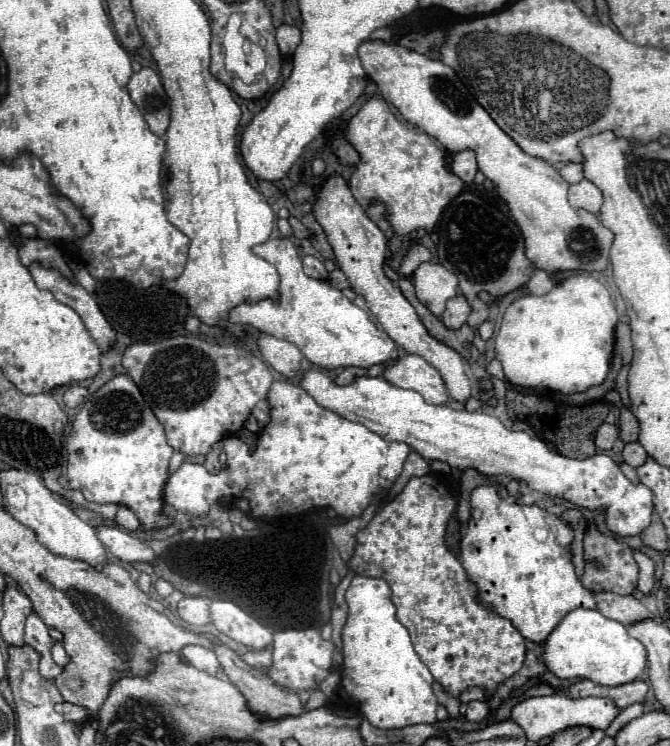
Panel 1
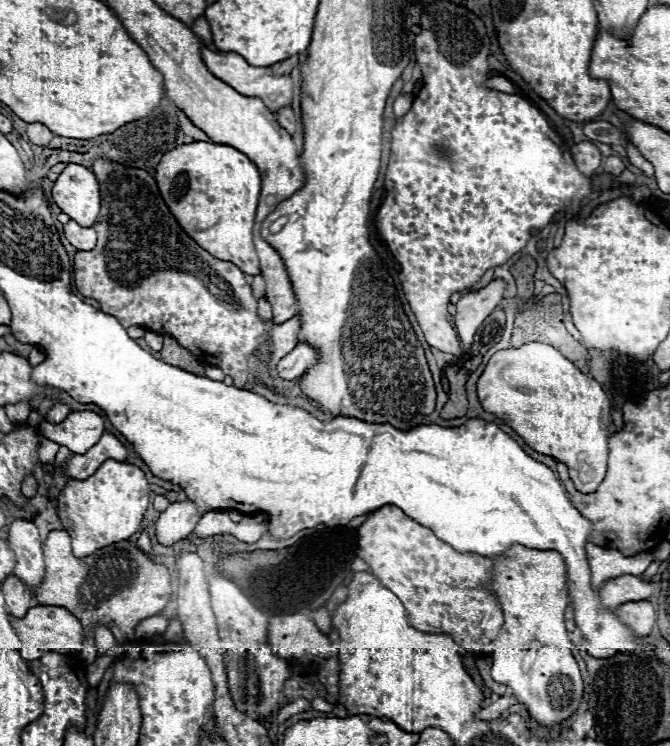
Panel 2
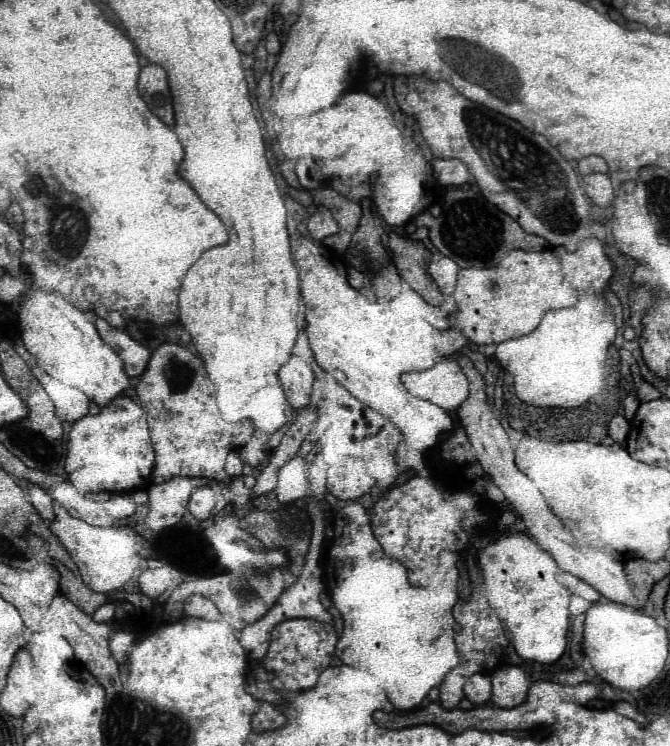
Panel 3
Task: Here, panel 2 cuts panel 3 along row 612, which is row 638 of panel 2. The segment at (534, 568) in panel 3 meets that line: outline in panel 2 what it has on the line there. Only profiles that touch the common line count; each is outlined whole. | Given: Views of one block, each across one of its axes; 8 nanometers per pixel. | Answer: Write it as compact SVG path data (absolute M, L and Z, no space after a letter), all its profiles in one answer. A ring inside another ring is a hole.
M512 546L502 558L494 558L494 576L490 590L498 596L504 610L504 626L492 644L492 678L512 690L526 712L538 724L552 728L568 720L580 706L584 696L584 682L578 664L572 656L572 643L564 628L564 610L570 604L566 564L554 550L532 550L524 546Z

